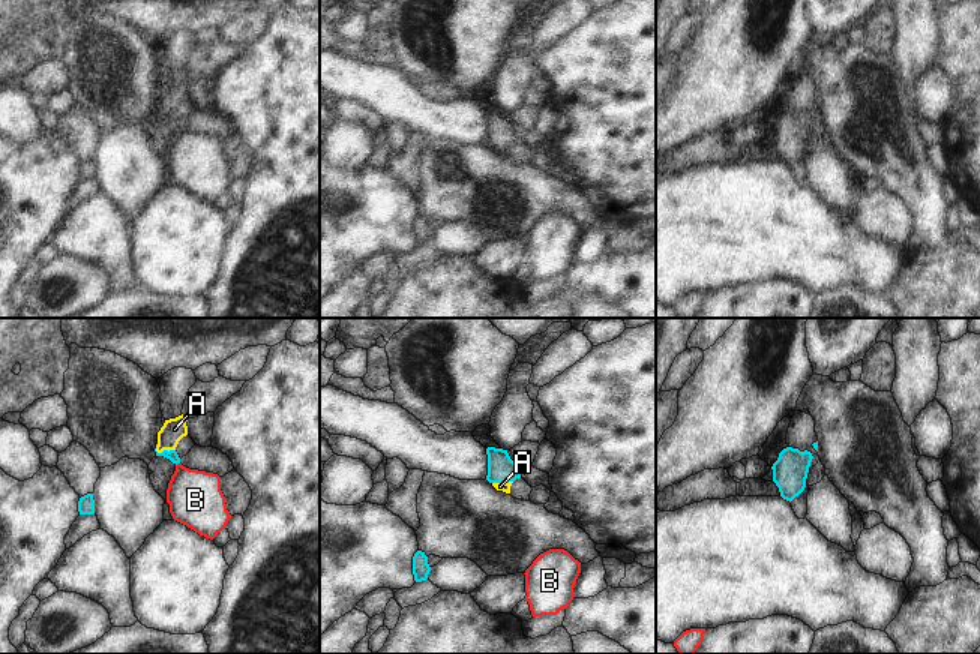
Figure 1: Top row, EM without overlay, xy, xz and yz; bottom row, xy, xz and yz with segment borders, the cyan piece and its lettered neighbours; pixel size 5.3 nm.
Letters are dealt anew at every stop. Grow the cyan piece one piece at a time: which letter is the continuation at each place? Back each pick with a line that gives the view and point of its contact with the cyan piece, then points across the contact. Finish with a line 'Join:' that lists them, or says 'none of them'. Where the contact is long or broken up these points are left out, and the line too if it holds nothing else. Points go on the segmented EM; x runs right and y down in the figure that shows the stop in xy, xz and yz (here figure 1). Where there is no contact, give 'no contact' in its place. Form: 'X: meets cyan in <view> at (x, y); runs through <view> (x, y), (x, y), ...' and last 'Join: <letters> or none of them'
A: meets cyan in xy at (164, 450); runs through xy (171, 455), (164, 450), (168, 435), (174, 429)
Join: A

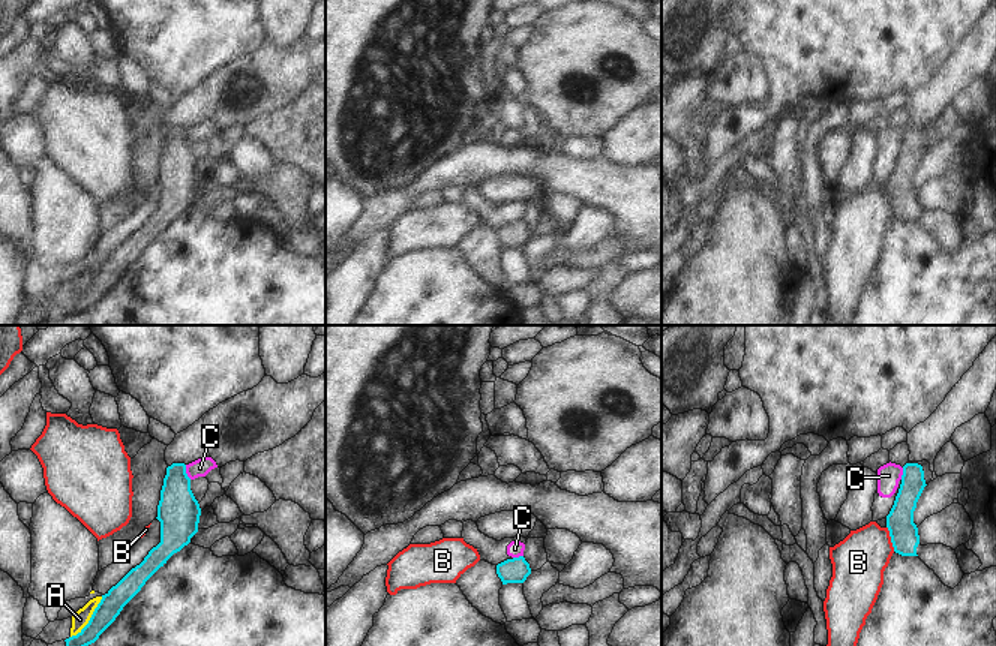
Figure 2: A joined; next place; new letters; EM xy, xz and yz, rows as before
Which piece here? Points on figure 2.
Join: none of them

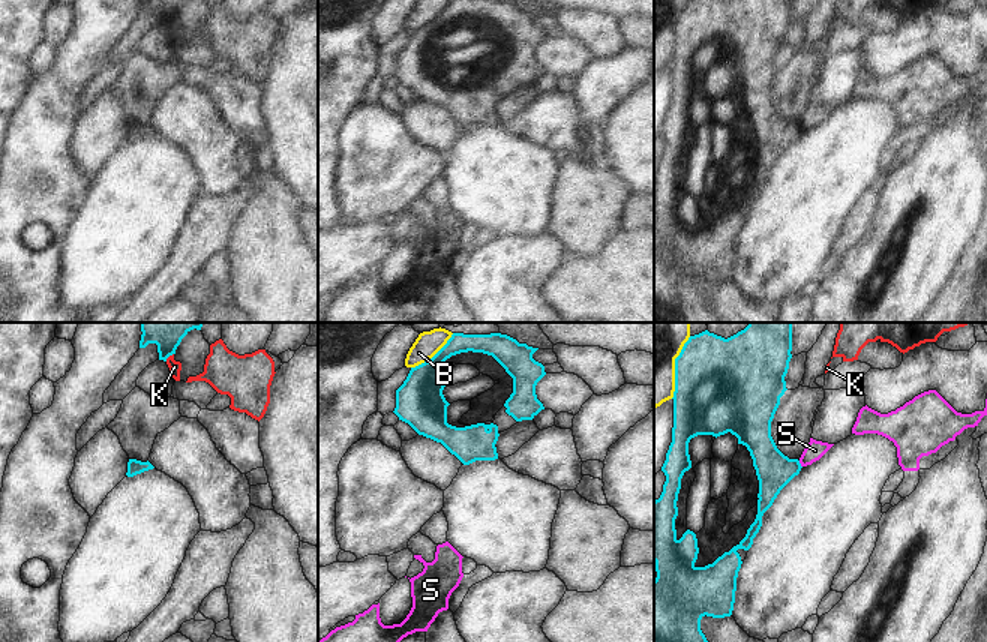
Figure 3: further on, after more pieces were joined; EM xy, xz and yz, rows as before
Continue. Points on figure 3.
Join: none of them

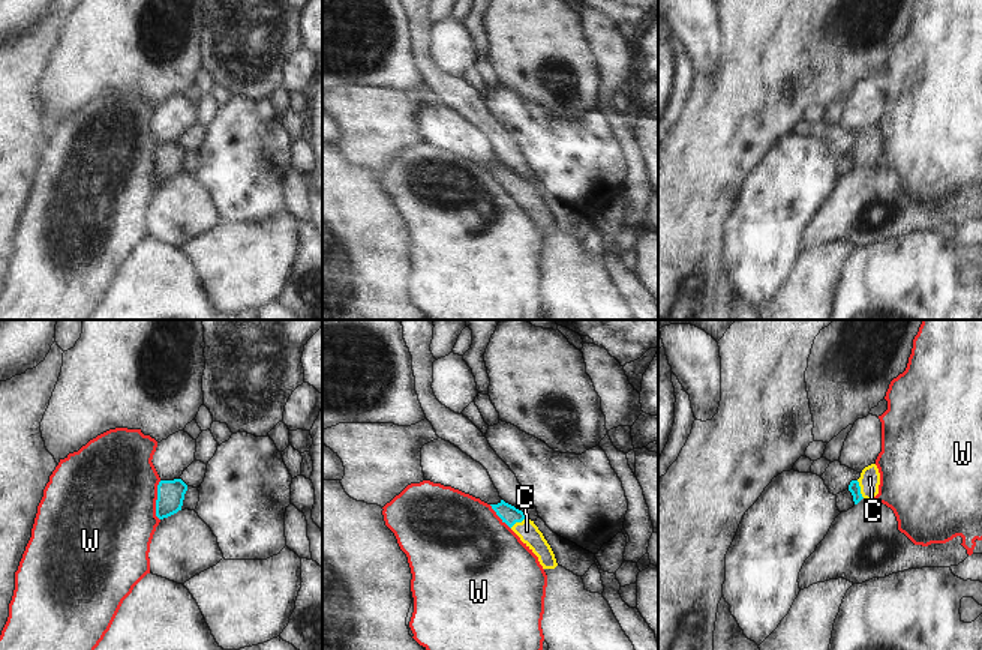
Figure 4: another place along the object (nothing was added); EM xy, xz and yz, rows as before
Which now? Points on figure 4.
C: meets cyan in yz at (859, 490); runs through yz (853, 487), (859, 490), (870, 478)
Join: C

